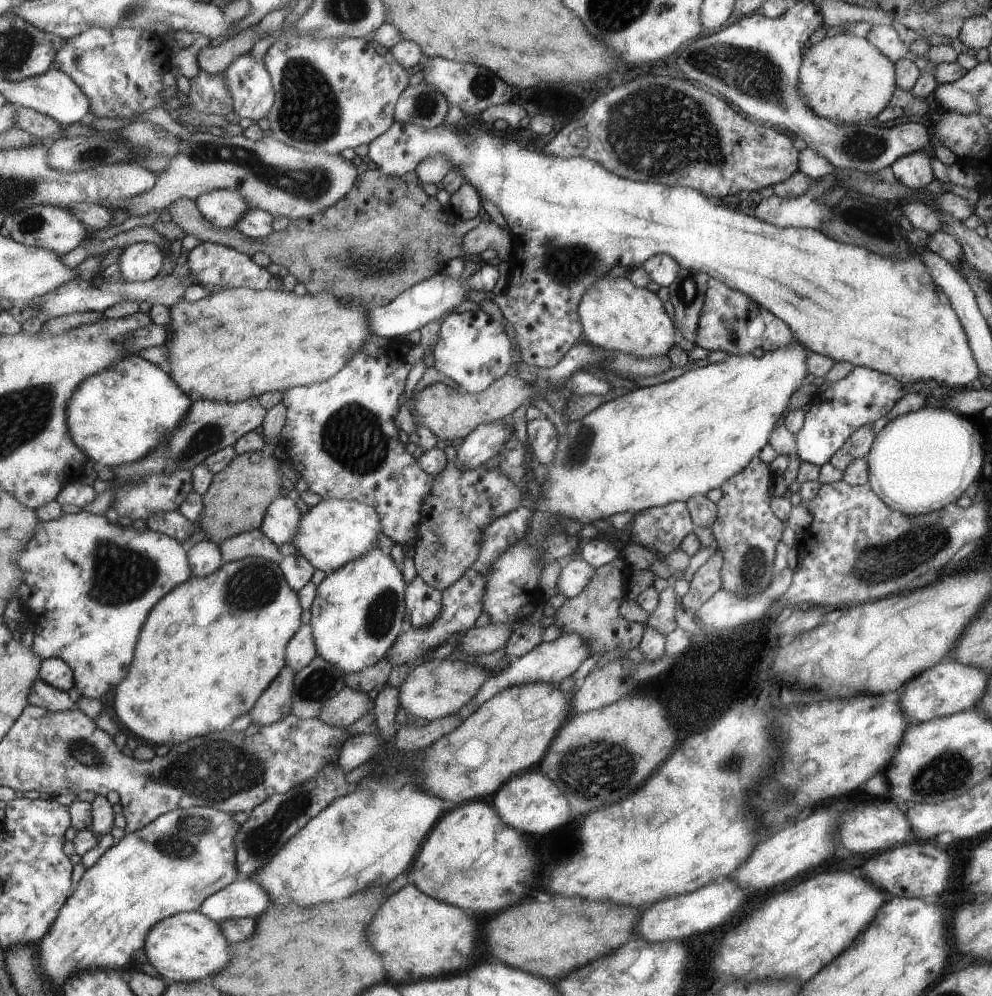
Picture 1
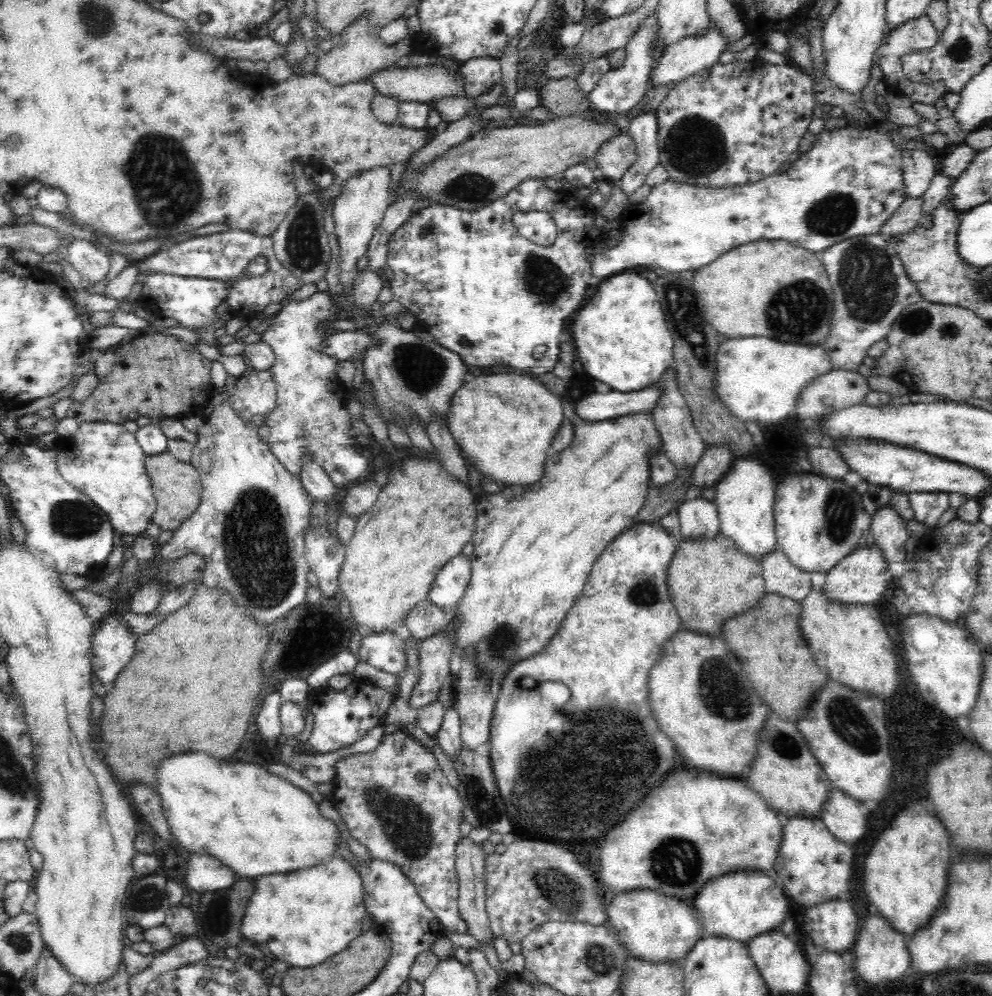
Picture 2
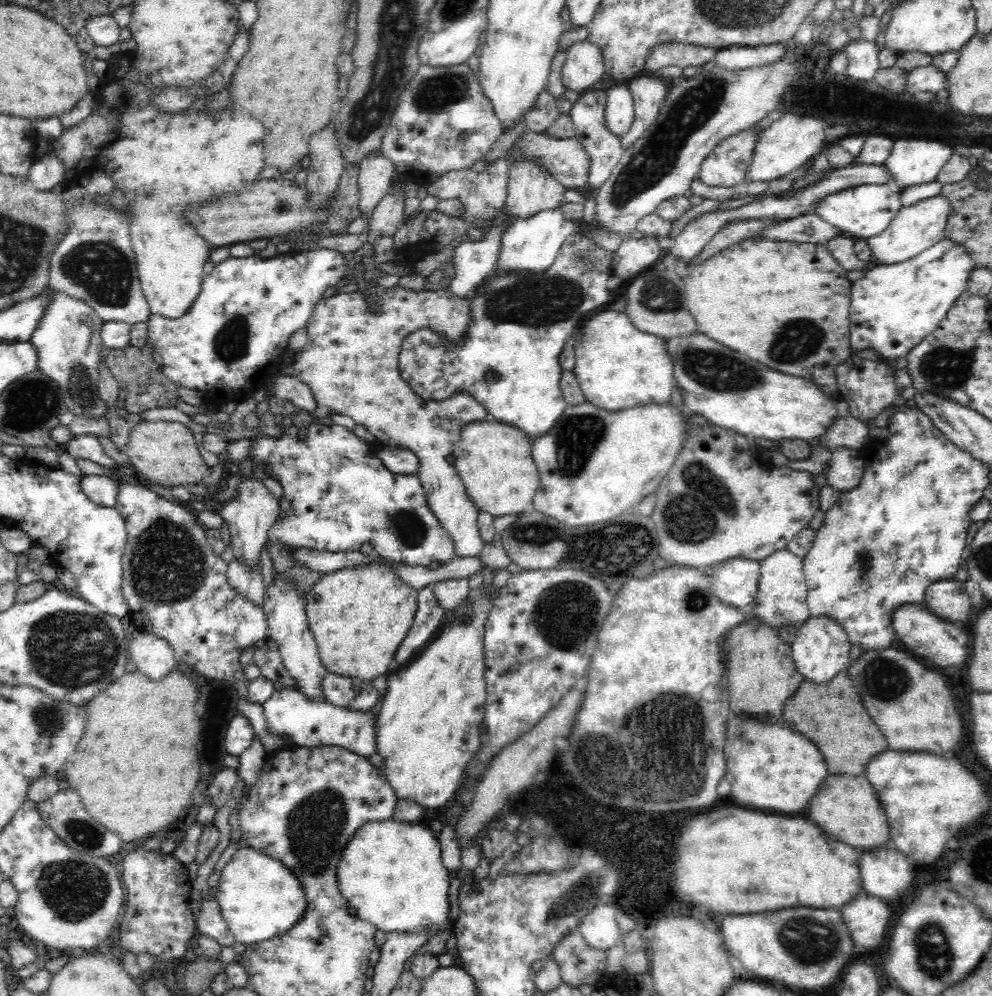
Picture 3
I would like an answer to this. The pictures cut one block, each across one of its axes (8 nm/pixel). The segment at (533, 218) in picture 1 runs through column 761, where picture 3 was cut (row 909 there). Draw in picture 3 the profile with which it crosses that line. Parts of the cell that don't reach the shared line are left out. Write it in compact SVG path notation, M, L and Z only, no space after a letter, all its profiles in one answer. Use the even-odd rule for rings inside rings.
M240 847L221 870L218 904L235 941L253 945L282 936L302 920L310 905L302 881L279 860L252 847Z

